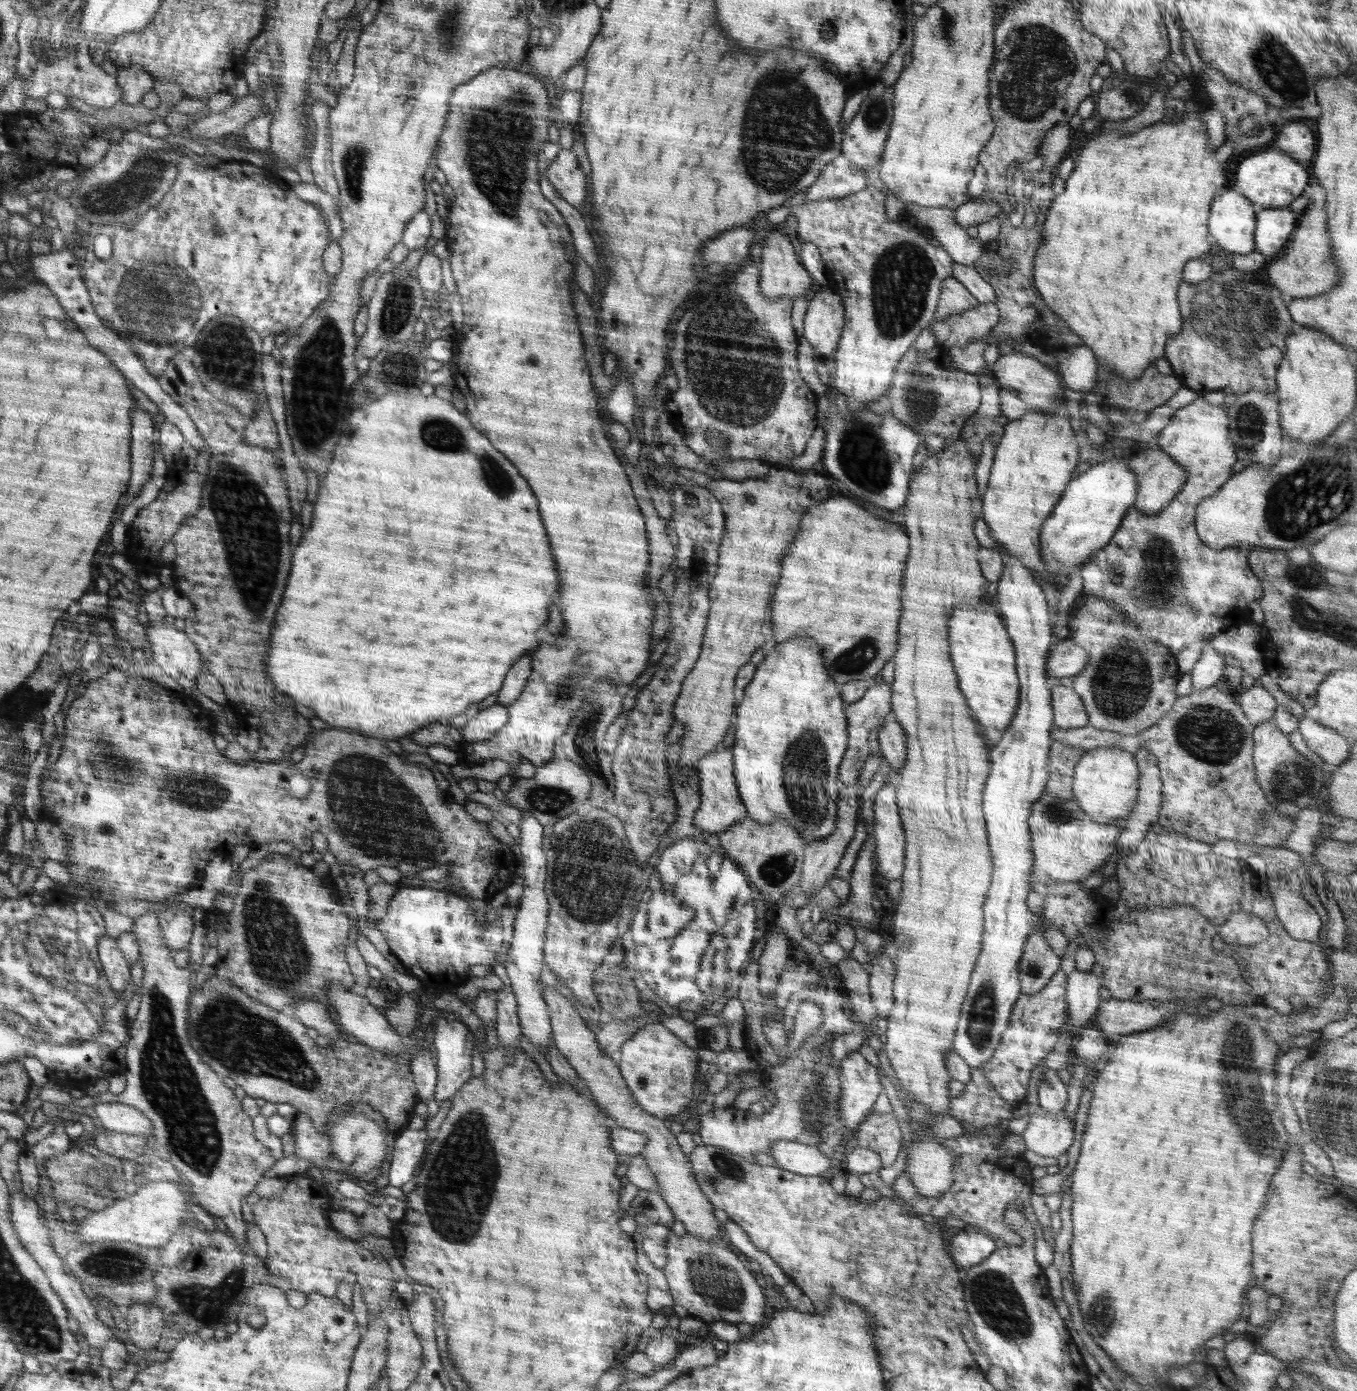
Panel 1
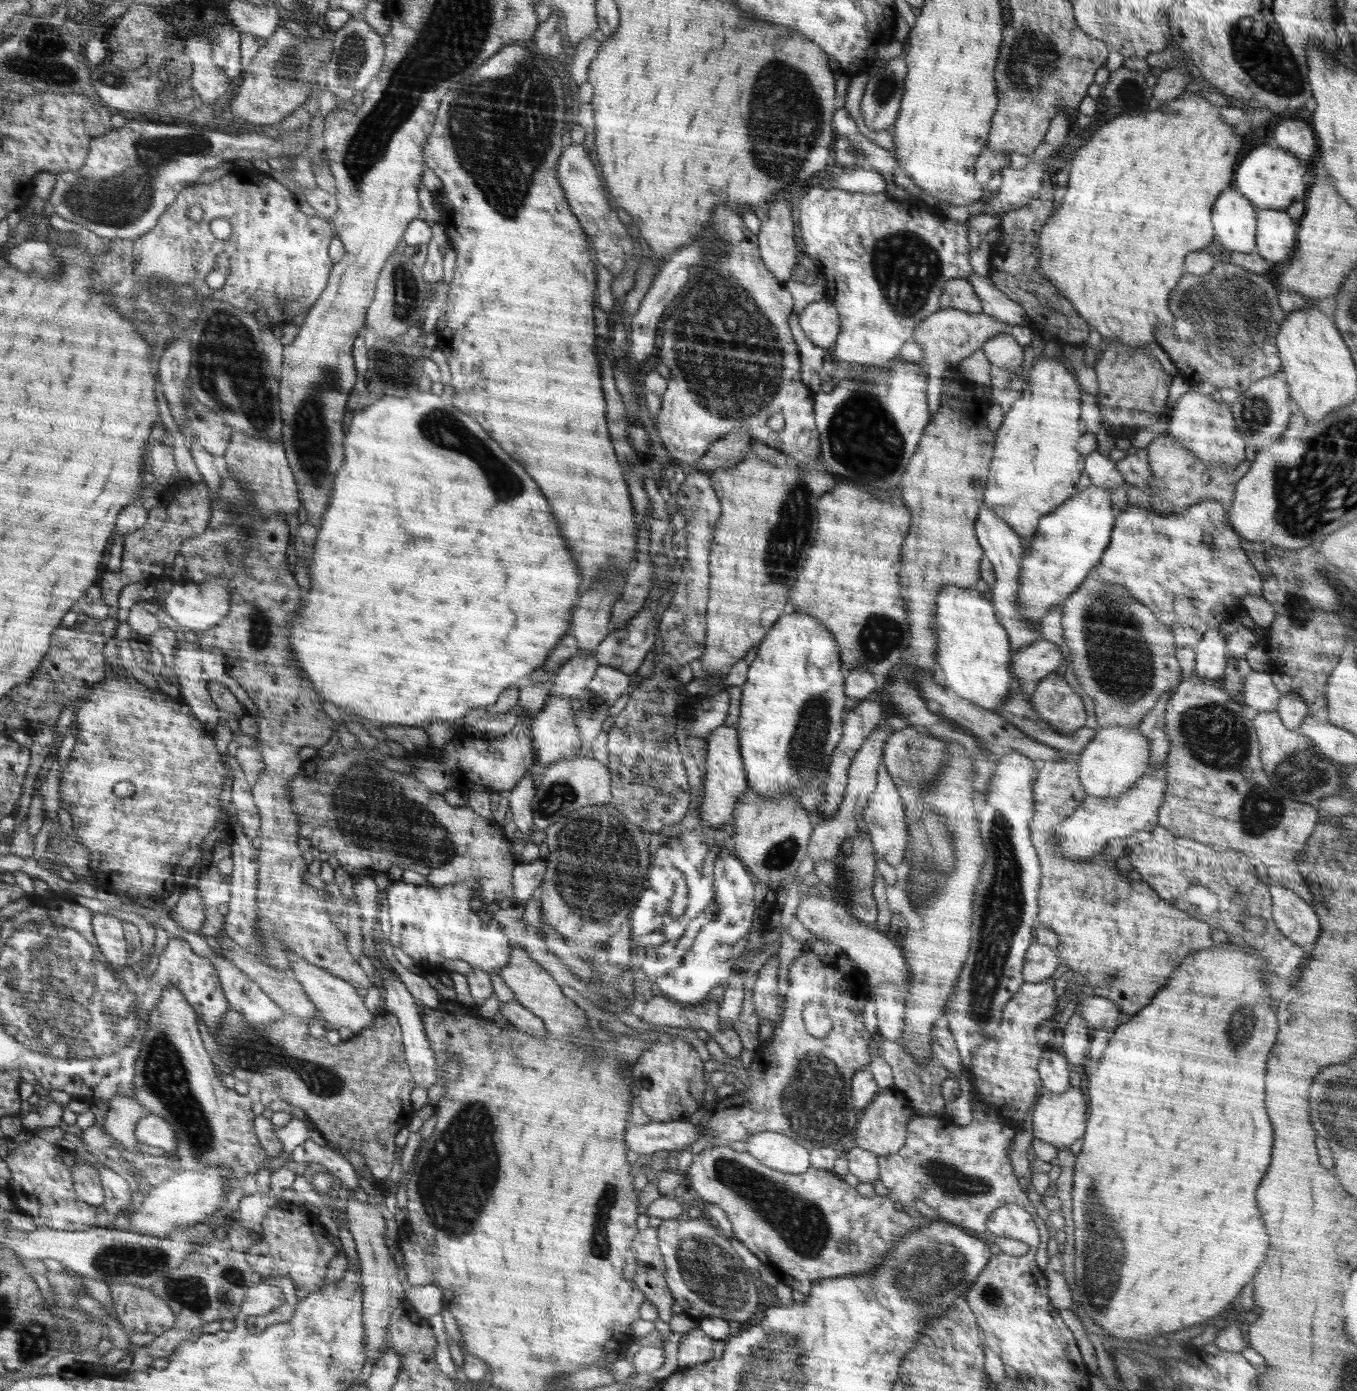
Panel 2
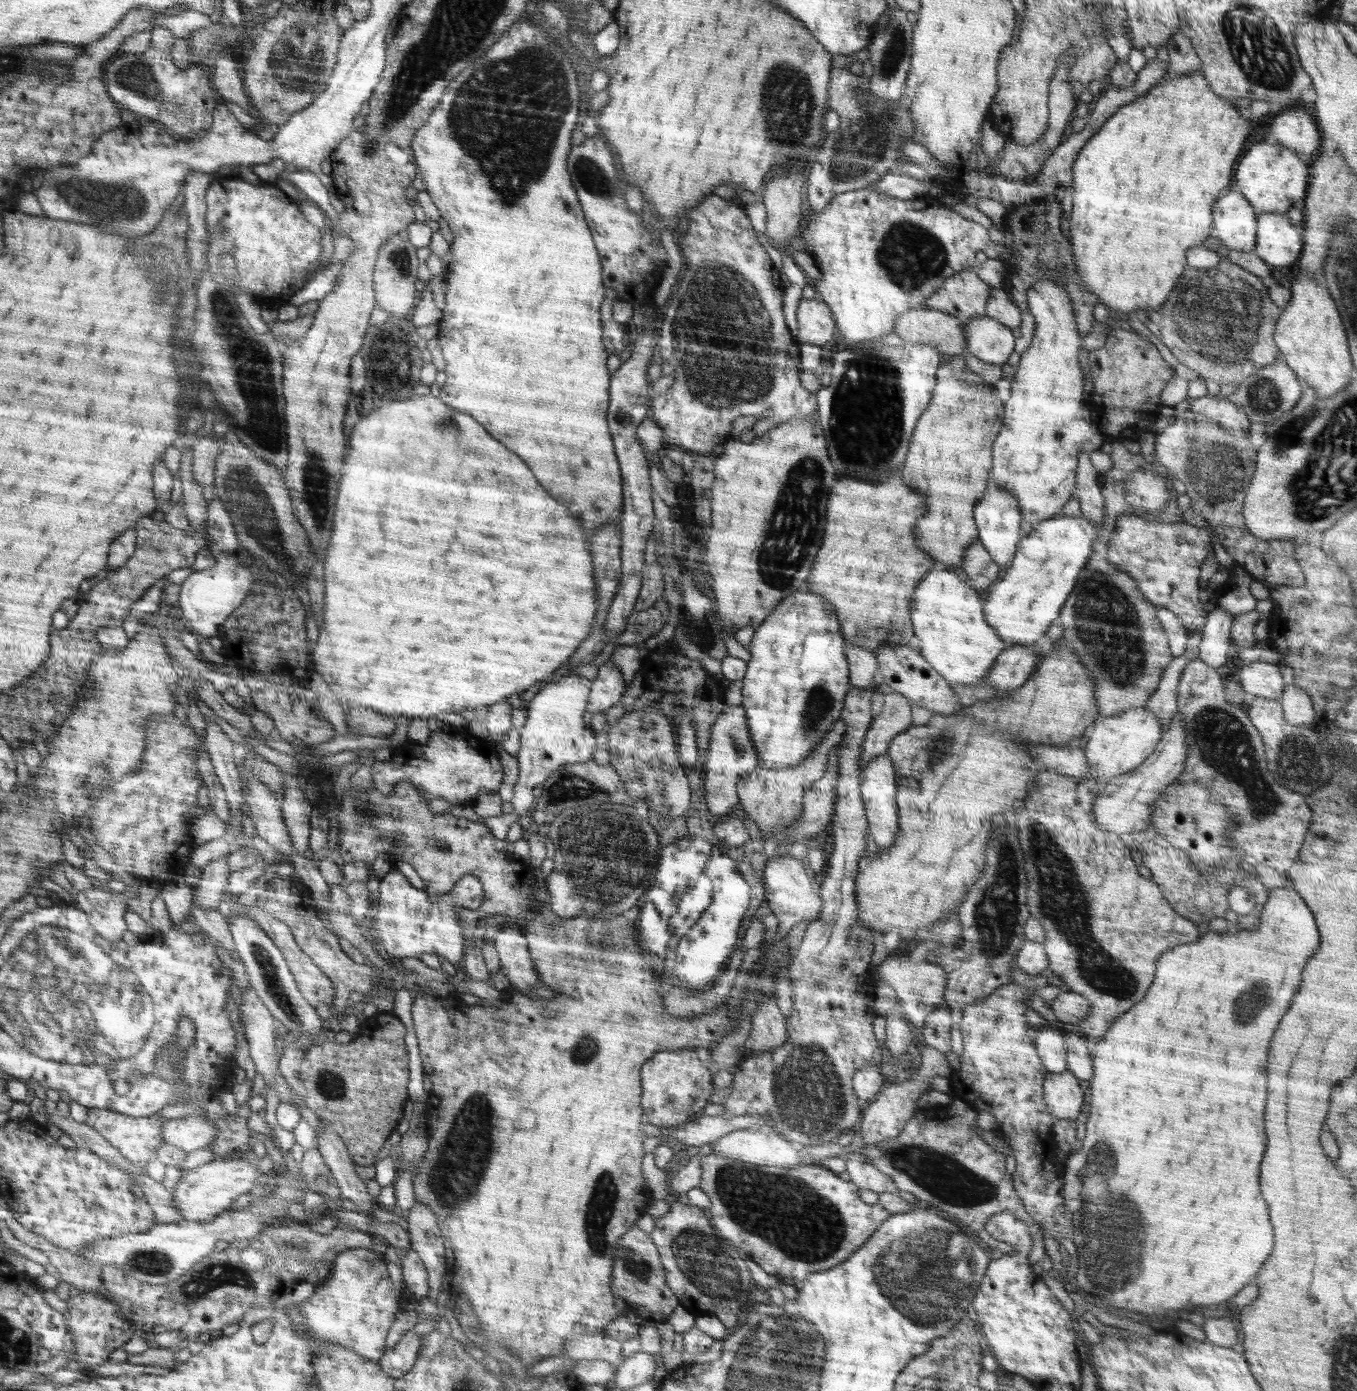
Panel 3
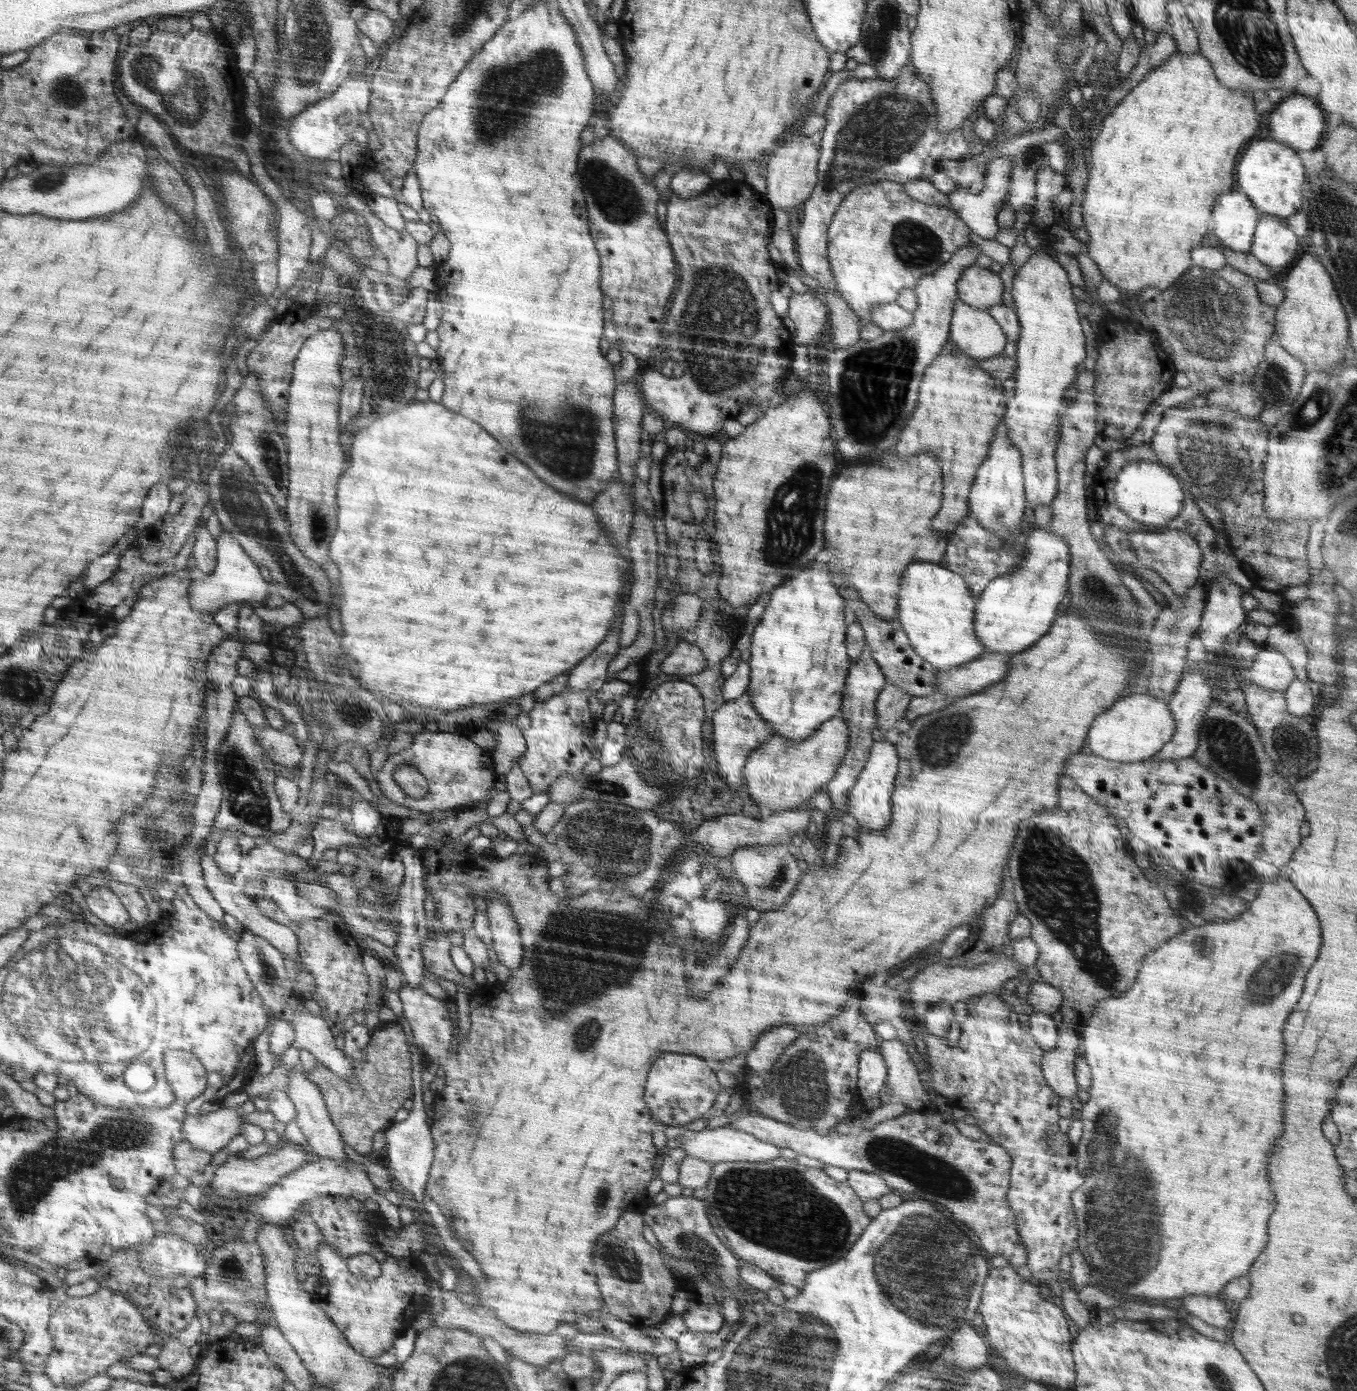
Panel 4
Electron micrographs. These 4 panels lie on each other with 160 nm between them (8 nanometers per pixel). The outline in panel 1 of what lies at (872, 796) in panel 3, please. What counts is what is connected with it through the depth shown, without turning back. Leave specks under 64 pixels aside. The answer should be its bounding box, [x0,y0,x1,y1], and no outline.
[873,783,906,880]

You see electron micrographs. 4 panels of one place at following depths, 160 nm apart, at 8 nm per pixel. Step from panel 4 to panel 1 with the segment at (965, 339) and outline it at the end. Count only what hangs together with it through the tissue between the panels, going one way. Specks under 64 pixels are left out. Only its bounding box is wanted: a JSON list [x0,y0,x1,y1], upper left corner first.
[992,350,1066,413]

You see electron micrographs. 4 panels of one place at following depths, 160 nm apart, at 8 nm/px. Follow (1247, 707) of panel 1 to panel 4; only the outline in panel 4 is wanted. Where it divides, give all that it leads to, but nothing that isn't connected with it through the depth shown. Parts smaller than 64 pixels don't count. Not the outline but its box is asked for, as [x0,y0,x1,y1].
[1246,646,1297,691]

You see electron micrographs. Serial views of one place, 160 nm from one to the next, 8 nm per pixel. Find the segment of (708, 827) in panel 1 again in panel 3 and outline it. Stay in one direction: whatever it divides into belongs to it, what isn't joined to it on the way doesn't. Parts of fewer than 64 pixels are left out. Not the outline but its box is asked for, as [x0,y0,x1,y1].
[701,706,759,818]

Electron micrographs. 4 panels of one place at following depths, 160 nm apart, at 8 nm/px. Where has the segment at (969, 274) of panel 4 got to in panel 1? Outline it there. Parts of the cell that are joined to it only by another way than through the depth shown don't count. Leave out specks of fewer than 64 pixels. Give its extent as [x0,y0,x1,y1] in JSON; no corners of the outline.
[934,276,976,324]

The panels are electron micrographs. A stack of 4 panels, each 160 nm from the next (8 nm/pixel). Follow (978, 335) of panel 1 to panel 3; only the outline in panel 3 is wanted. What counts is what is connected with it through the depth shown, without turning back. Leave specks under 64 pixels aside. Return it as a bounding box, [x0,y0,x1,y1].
[893,308,967,361]

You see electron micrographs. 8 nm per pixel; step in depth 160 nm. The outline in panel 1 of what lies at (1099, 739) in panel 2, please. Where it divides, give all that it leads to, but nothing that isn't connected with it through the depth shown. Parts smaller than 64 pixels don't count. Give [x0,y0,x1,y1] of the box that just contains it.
[1073,746,1140,825]

